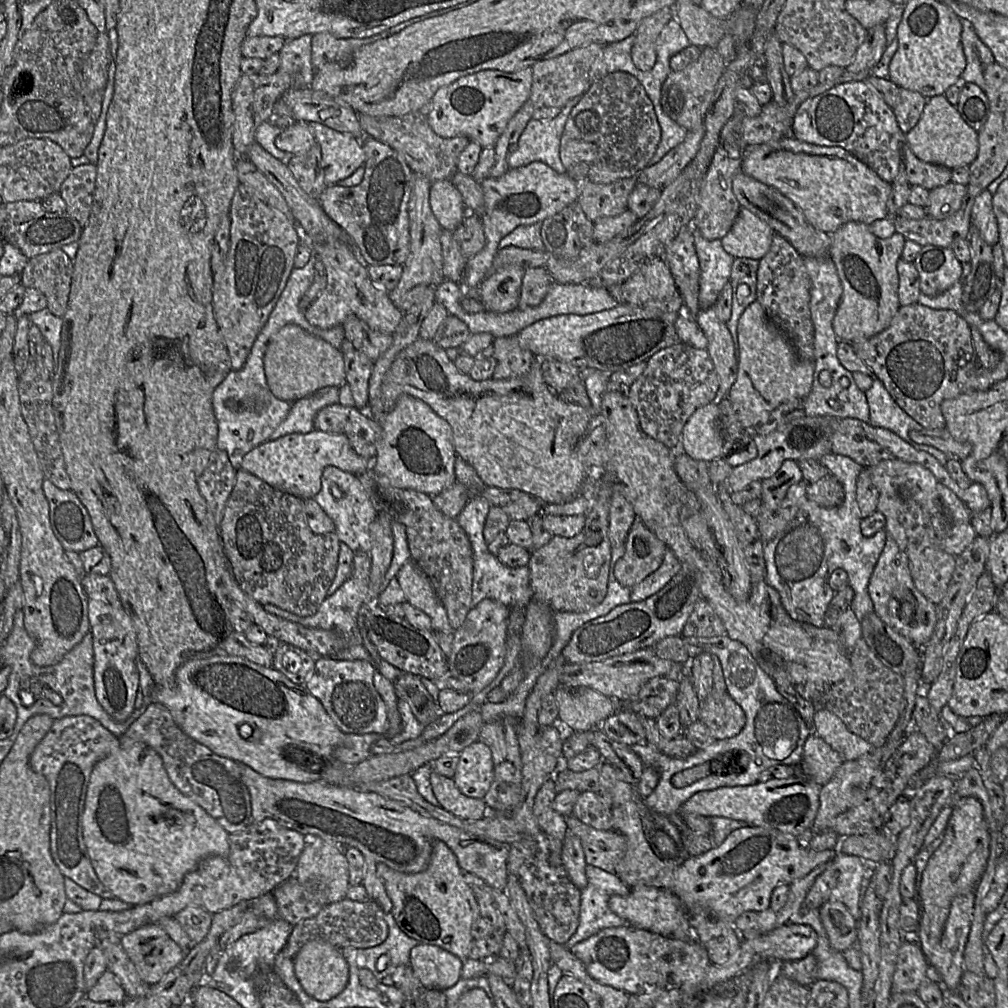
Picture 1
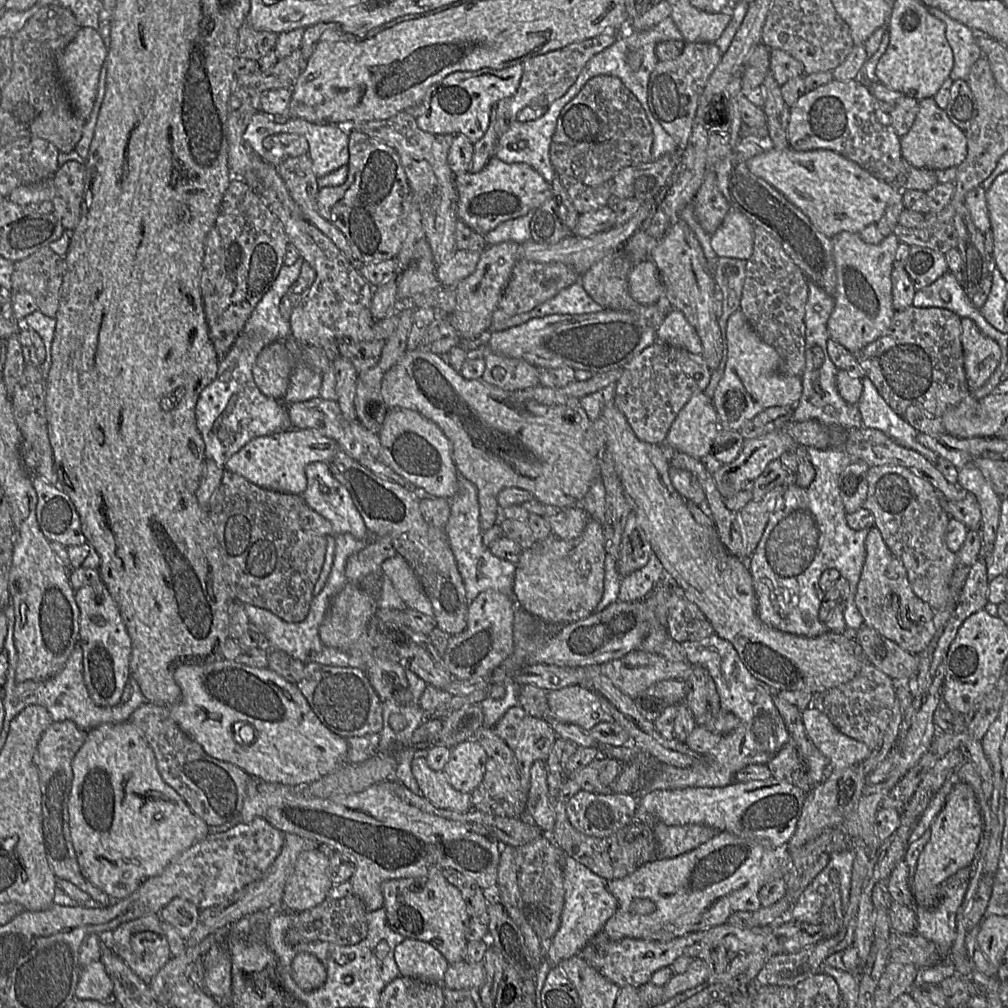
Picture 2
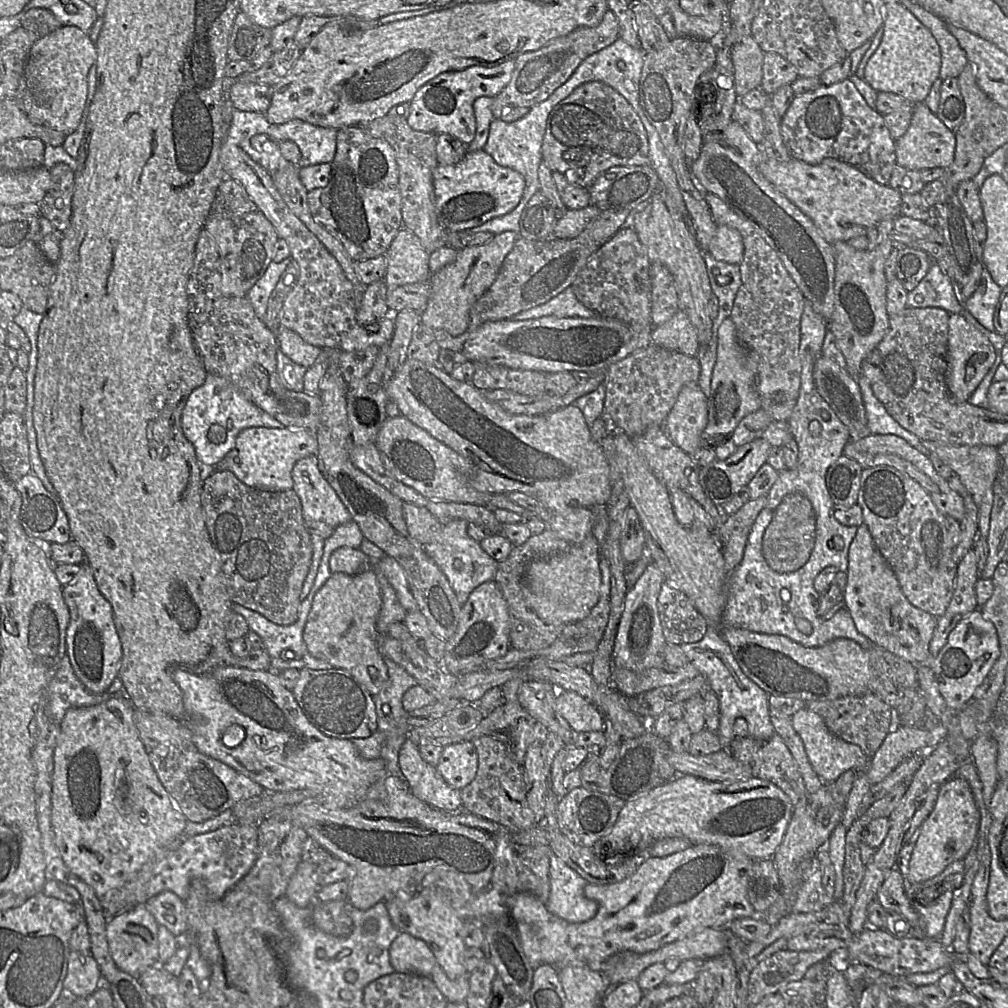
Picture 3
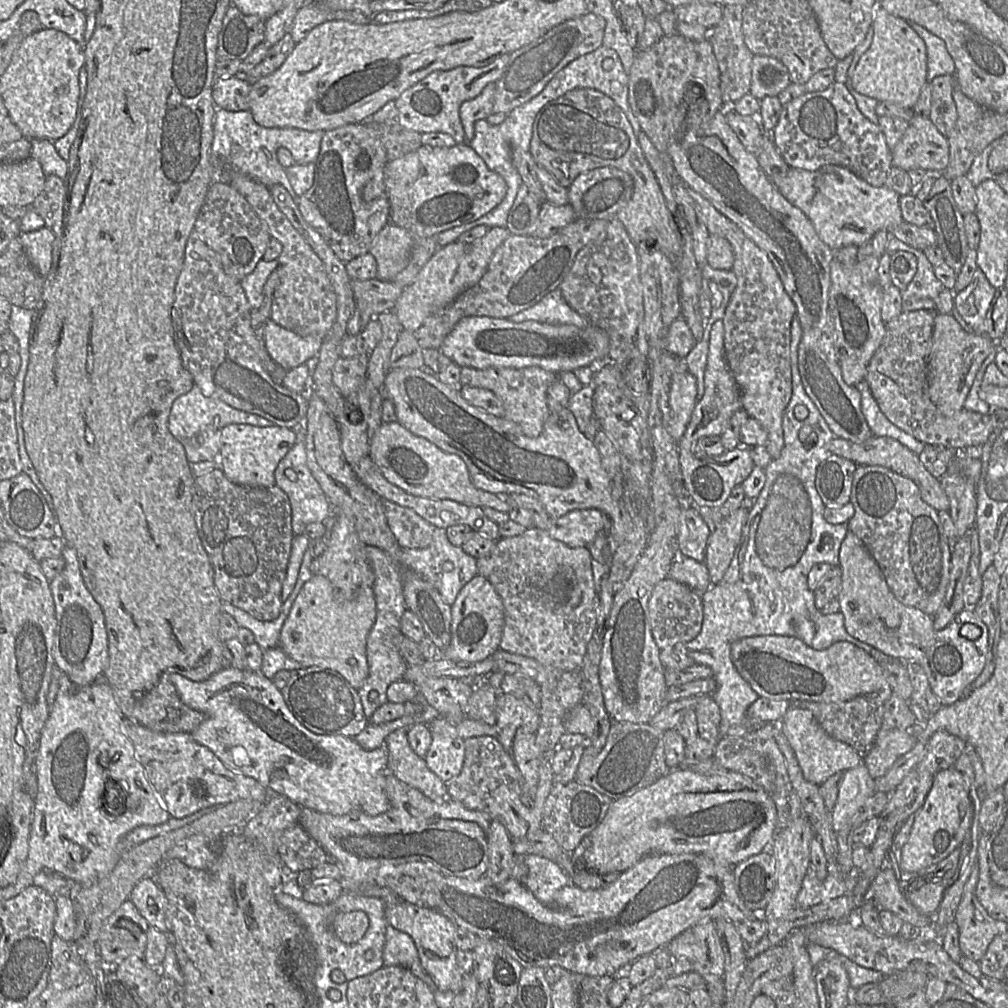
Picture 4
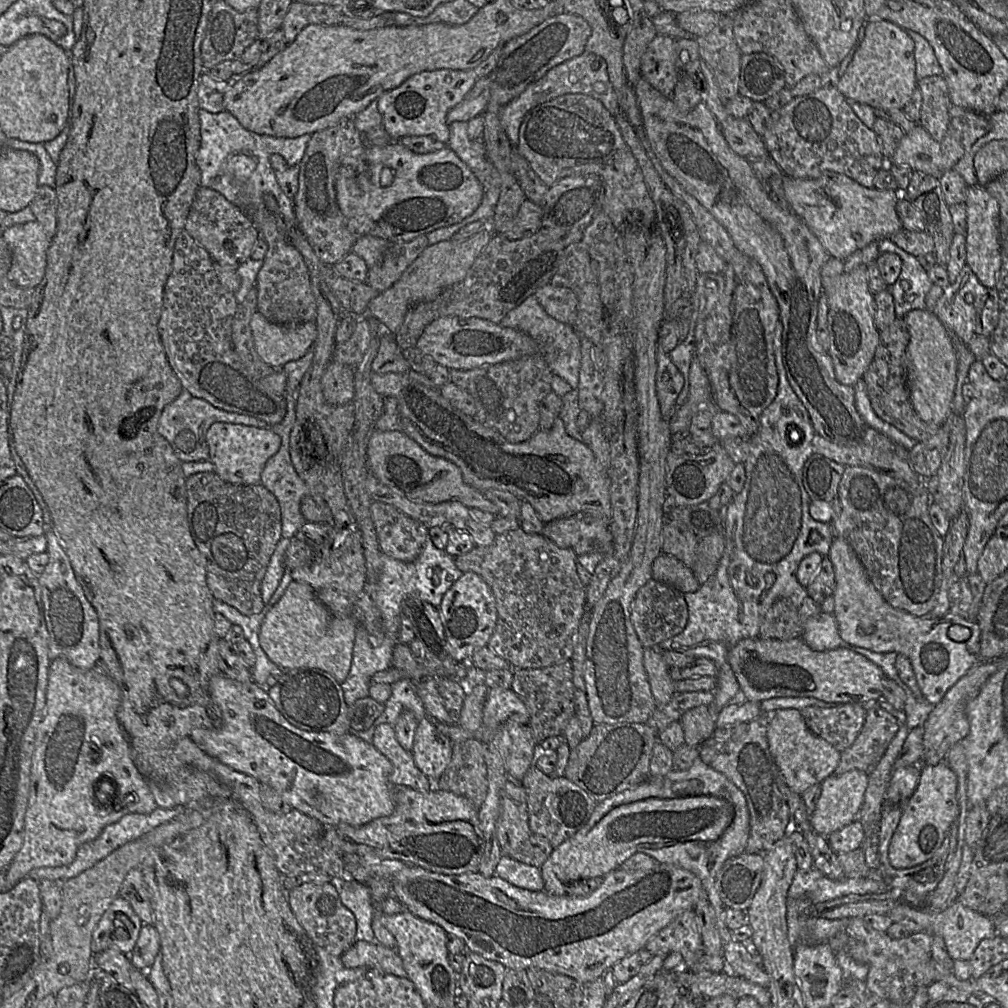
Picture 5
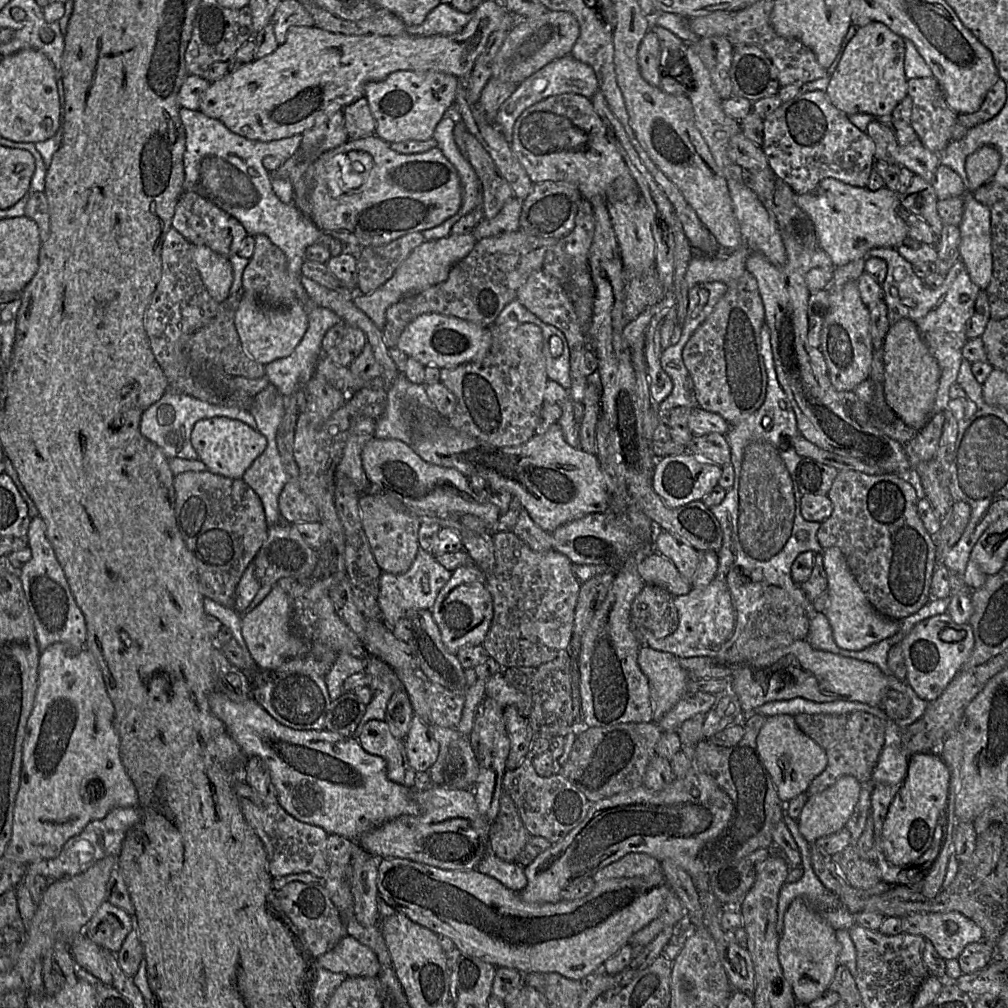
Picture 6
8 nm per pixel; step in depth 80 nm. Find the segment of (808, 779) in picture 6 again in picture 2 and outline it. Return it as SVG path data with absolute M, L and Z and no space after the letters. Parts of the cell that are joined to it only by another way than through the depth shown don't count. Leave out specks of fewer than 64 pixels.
M816 708L801 712L809 740L829 759L832 772L862 763L872 753L867 745L840 732L826 714Z

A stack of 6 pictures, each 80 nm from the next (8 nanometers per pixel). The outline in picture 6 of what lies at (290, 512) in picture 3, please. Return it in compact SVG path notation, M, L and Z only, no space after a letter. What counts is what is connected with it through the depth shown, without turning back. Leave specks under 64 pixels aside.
M208 471L175 475L174 490L177 527L193 555L199 589L205 597L233 609L237 585L267 538L263 504L243 480Z

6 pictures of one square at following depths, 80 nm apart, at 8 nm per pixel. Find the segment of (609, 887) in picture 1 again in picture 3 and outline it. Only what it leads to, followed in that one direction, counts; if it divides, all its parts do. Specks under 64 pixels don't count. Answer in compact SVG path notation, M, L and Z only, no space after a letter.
M551 856L550 893L544 903L554 915L571 923L592 919L598 911L598 903L588 899L584 888L588 882L570 868L562 859Z

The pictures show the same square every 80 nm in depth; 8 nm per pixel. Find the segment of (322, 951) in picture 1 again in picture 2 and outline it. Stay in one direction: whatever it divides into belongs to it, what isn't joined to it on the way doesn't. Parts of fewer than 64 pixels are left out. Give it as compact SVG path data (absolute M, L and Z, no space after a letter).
M298 953L292 961L292 977L295 983L305 991L321 987L327 978L322 962L313 954Z

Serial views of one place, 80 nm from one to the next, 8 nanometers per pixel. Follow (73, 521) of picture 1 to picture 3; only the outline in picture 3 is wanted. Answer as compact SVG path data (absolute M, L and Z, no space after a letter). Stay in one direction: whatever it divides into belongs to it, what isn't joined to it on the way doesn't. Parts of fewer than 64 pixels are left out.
M31 472L13 483L22 500L20 522L29 537L58 544L72 540L68 517L57 495L50 493L41 480Z

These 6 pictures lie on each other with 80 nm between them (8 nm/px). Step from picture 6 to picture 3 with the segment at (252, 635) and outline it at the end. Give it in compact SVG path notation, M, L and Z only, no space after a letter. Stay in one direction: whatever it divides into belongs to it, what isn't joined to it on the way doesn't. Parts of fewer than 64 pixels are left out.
M365 569L356 575L332 573L329 579L315 593L303 629L303 640L311 656L327 662L334 669L348 671L372 695L378 695L388 679L388 667L376 644L375 624L381 606L381 588L377 580L376 570Z

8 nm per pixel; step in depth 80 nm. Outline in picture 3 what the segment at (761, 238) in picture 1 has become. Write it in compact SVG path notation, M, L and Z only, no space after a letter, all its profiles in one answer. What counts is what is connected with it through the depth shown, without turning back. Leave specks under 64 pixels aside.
M717 225L707 252L717 261L740 264L744 256L742 236L734 228Z

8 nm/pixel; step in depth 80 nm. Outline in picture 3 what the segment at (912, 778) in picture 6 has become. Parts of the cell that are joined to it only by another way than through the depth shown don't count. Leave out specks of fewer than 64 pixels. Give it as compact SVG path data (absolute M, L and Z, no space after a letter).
M958 776L948 779L939 789L935 807L917 830L916 840L909 862L908 878L912 883L920 883L940 875L952 862L963 860L972 848L980 826L980 814L969 784Z

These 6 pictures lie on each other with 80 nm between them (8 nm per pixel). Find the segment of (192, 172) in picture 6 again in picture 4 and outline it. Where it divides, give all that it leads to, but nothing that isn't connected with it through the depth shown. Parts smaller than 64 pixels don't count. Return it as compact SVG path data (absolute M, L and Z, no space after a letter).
M217 109L213 122L211 162L214 180L228 182L228 172L240 172L267 187L279 184L291 190L286 168L277 159L279 148L287 148L298 165L314 162L319 154L324 131L307 131L298 128L267 128L259 125L249 110L227 111Z

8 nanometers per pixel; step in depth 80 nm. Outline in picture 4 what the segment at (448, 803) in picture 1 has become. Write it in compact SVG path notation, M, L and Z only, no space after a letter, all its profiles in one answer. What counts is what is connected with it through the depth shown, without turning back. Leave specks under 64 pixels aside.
M401 728L390 733L384 746L389 754L389 772L397 779L419 790L431 800L444 801L449 797L447 784L412 750L407 729Z

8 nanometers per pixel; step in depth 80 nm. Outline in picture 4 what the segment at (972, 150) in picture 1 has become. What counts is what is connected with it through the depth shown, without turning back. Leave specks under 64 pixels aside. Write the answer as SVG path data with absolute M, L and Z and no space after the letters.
M914 115L892 150L892 166L905 171L944 171L949 163L949 142L926 116Z

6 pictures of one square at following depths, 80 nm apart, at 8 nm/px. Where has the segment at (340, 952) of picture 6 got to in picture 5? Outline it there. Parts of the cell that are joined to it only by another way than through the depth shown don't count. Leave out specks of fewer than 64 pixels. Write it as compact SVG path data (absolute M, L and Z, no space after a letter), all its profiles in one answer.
M357 940L340 955L342 964L348 968L367 968L406 977L401 957L396 950L383 947L376 942Z

